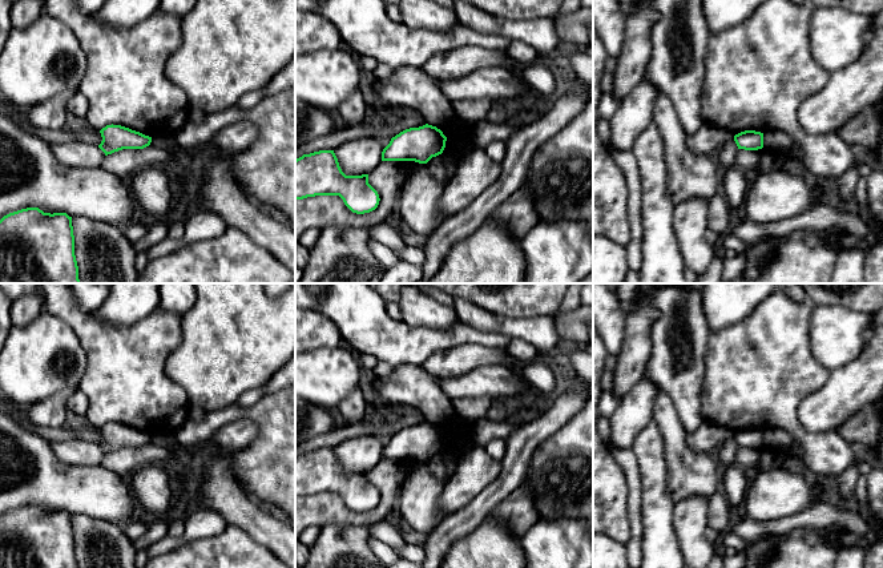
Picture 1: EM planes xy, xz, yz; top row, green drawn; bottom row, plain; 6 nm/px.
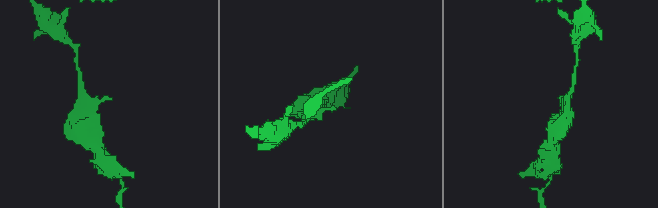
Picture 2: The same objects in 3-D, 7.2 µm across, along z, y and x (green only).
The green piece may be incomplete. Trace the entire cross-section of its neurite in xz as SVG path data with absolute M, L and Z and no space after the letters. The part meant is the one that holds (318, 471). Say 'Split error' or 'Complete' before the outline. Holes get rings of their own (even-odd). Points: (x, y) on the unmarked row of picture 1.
Complete. M319 448L295 458L295 497L315 494L339 494L356 512L375 508L380 499L368 482L368 472L346 474L334 448Z

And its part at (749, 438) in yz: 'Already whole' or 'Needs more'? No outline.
Already whole

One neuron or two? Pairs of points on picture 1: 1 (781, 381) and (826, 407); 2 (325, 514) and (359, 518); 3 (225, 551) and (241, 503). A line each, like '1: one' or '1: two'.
1: two
2: one
3: two

